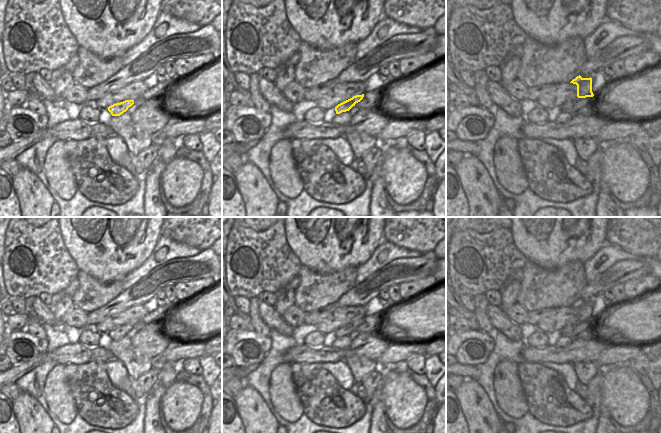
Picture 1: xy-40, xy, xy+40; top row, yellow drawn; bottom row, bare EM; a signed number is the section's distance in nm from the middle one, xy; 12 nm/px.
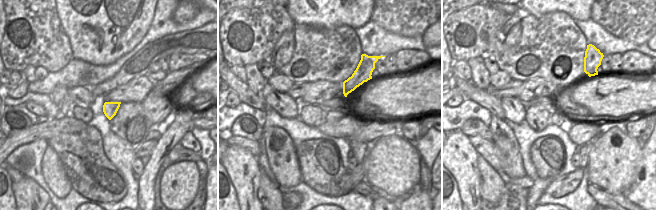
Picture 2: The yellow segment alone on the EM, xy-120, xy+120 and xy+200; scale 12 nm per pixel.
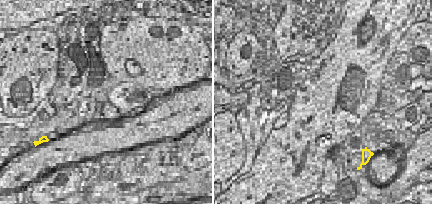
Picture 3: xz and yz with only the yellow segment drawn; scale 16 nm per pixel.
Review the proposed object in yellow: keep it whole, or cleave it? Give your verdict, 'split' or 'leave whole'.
leave whole

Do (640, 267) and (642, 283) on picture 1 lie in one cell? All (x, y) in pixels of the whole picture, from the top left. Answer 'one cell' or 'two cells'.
two cells

